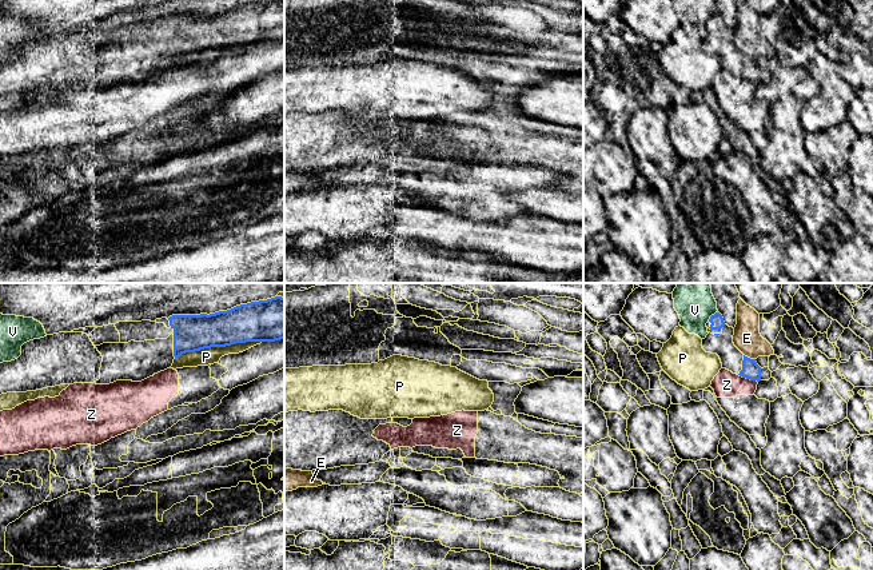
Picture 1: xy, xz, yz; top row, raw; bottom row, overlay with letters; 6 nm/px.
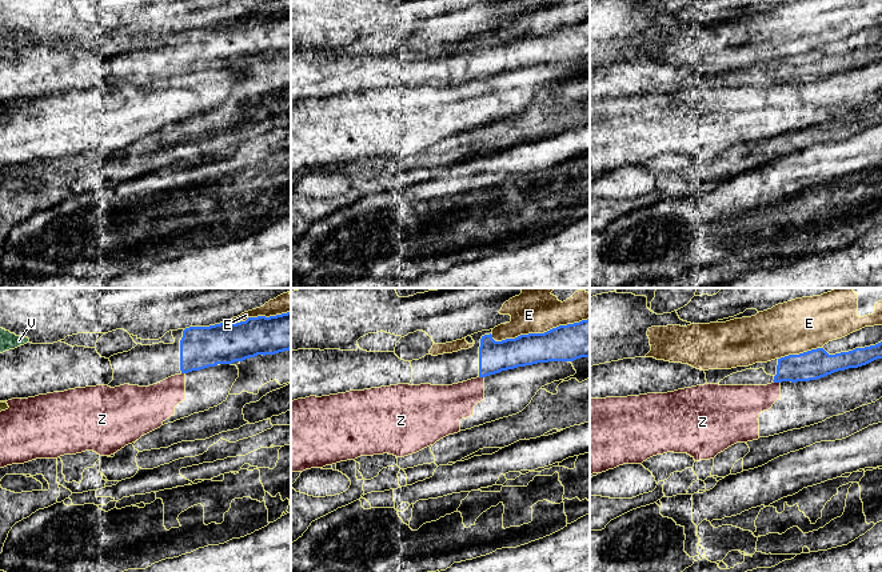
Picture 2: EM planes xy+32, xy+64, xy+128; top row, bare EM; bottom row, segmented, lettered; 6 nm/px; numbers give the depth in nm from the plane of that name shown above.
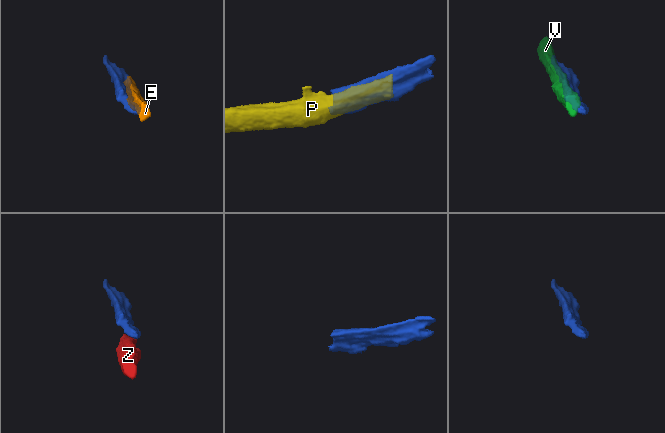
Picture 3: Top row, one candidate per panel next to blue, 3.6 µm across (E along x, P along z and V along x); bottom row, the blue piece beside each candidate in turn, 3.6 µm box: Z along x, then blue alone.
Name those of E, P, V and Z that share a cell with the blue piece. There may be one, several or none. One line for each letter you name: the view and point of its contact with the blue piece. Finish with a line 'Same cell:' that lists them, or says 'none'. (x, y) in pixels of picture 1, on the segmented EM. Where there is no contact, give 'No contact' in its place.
Same cell: none

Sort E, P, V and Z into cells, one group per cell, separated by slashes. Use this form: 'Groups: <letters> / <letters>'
Groups: E / P / V / Z

